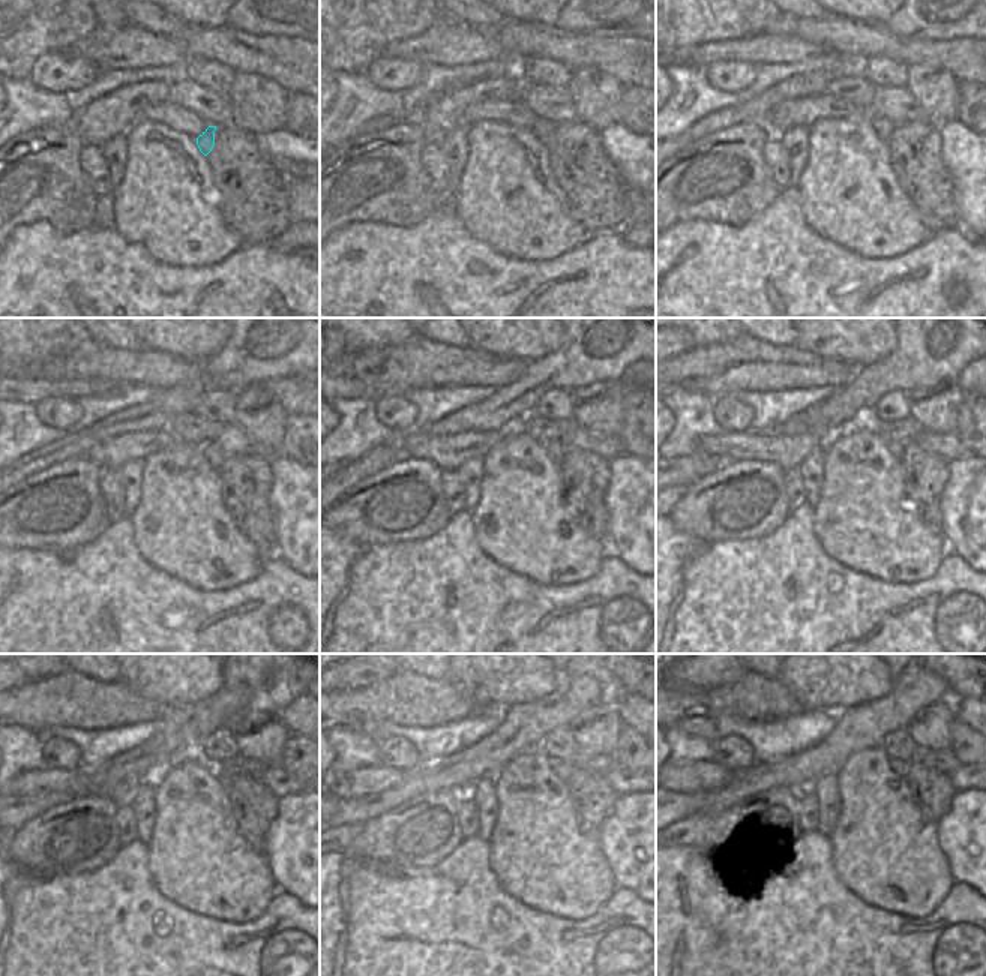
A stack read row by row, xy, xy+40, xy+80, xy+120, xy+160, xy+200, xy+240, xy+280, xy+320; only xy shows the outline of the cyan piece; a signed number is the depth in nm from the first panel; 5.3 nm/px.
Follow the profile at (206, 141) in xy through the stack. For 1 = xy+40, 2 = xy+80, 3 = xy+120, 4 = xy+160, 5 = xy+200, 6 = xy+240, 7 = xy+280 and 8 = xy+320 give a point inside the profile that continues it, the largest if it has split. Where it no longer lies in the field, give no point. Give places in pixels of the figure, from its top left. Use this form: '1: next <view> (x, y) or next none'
1: next xy+40 (544, 129)
2: next xy+80 (883, 128)
3: next xy+120 (212, 453)
4: next xy+160 (556, 450)
5: next xy+200 (895, 447)
6: next xy+240 (225, 780)
7: next xy+280 (563, 769)
8: next xy+320 (899, 768)

